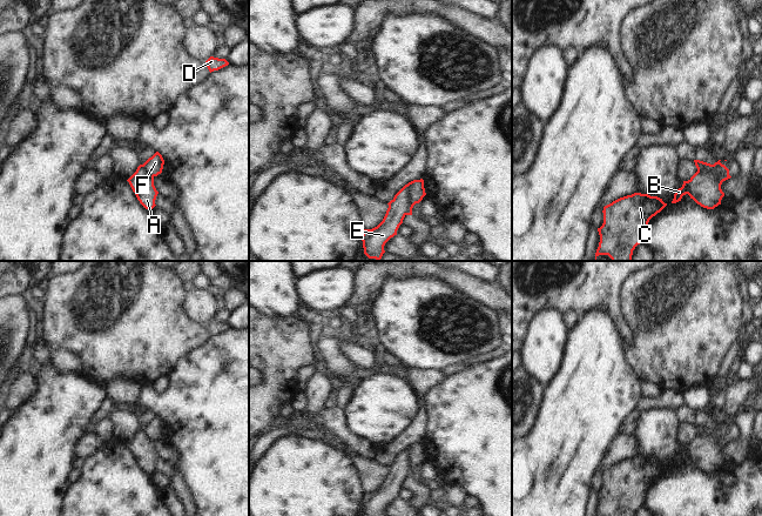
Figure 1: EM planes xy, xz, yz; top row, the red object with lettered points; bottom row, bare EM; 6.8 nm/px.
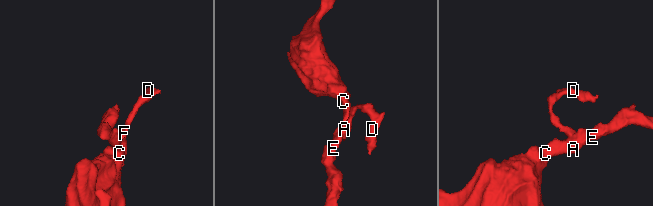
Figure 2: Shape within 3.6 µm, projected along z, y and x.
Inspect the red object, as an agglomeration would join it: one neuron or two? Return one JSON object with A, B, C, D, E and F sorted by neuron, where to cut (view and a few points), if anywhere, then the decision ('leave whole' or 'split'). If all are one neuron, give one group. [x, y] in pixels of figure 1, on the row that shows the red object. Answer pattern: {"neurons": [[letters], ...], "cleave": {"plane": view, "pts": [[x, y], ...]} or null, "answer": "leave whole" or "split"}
{"neurons": [["A", "B", "C", "E"], ["D", "F"]], "cleave": {"plane": "xz", "pts": [[409, 183], [408, 210], [405, 214]]}, "answer": "split"}

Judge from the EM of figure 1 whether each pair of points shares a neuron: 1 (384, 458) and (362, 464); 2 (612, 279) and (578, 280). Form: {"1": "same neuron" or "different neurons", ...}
{"1": "different neurons", "2": "same neuron"}

